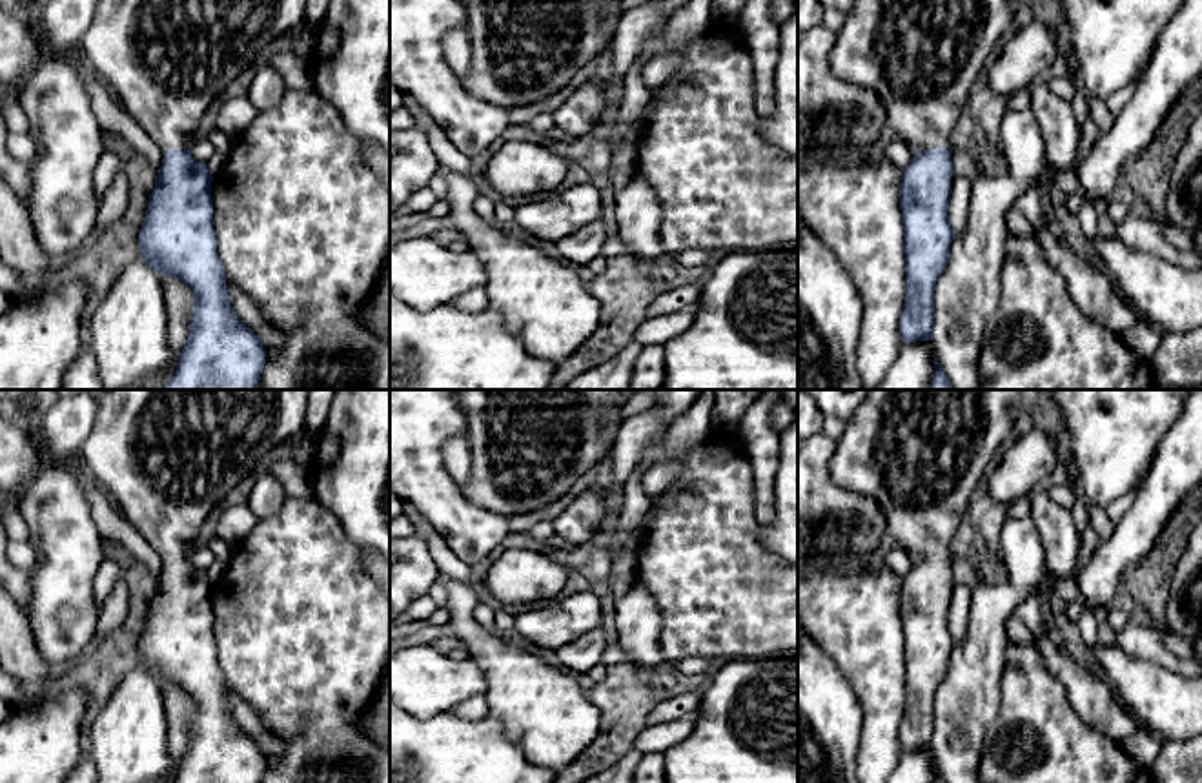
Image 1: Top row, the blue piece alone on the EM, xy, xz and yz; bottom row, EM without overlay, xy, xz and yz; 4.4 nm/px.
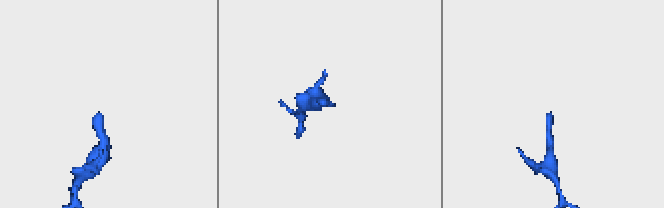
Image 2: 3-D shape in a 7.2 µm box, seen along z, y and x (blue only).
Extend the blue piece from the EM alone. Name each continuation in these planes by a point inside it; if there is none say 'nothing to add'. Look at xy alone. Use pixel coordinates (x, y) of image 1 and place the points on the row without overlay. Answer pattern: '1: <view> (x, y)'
1: xy (168, 457)

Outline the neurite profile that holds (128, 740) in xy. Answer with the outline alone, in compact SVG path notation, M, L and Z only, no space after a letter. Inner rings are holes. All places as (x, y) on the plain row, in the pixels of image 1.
M133 668L91 721L84 752L97 768L98 783L173 783L175 761L168 745L168 719L160 685L142 668Z

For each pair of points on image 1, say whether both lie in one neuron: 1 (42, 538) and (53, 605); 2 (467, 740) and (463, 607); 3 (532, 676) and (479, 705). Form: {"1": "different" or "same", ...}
{"1": "same", "2": "different", "3": "different"}

